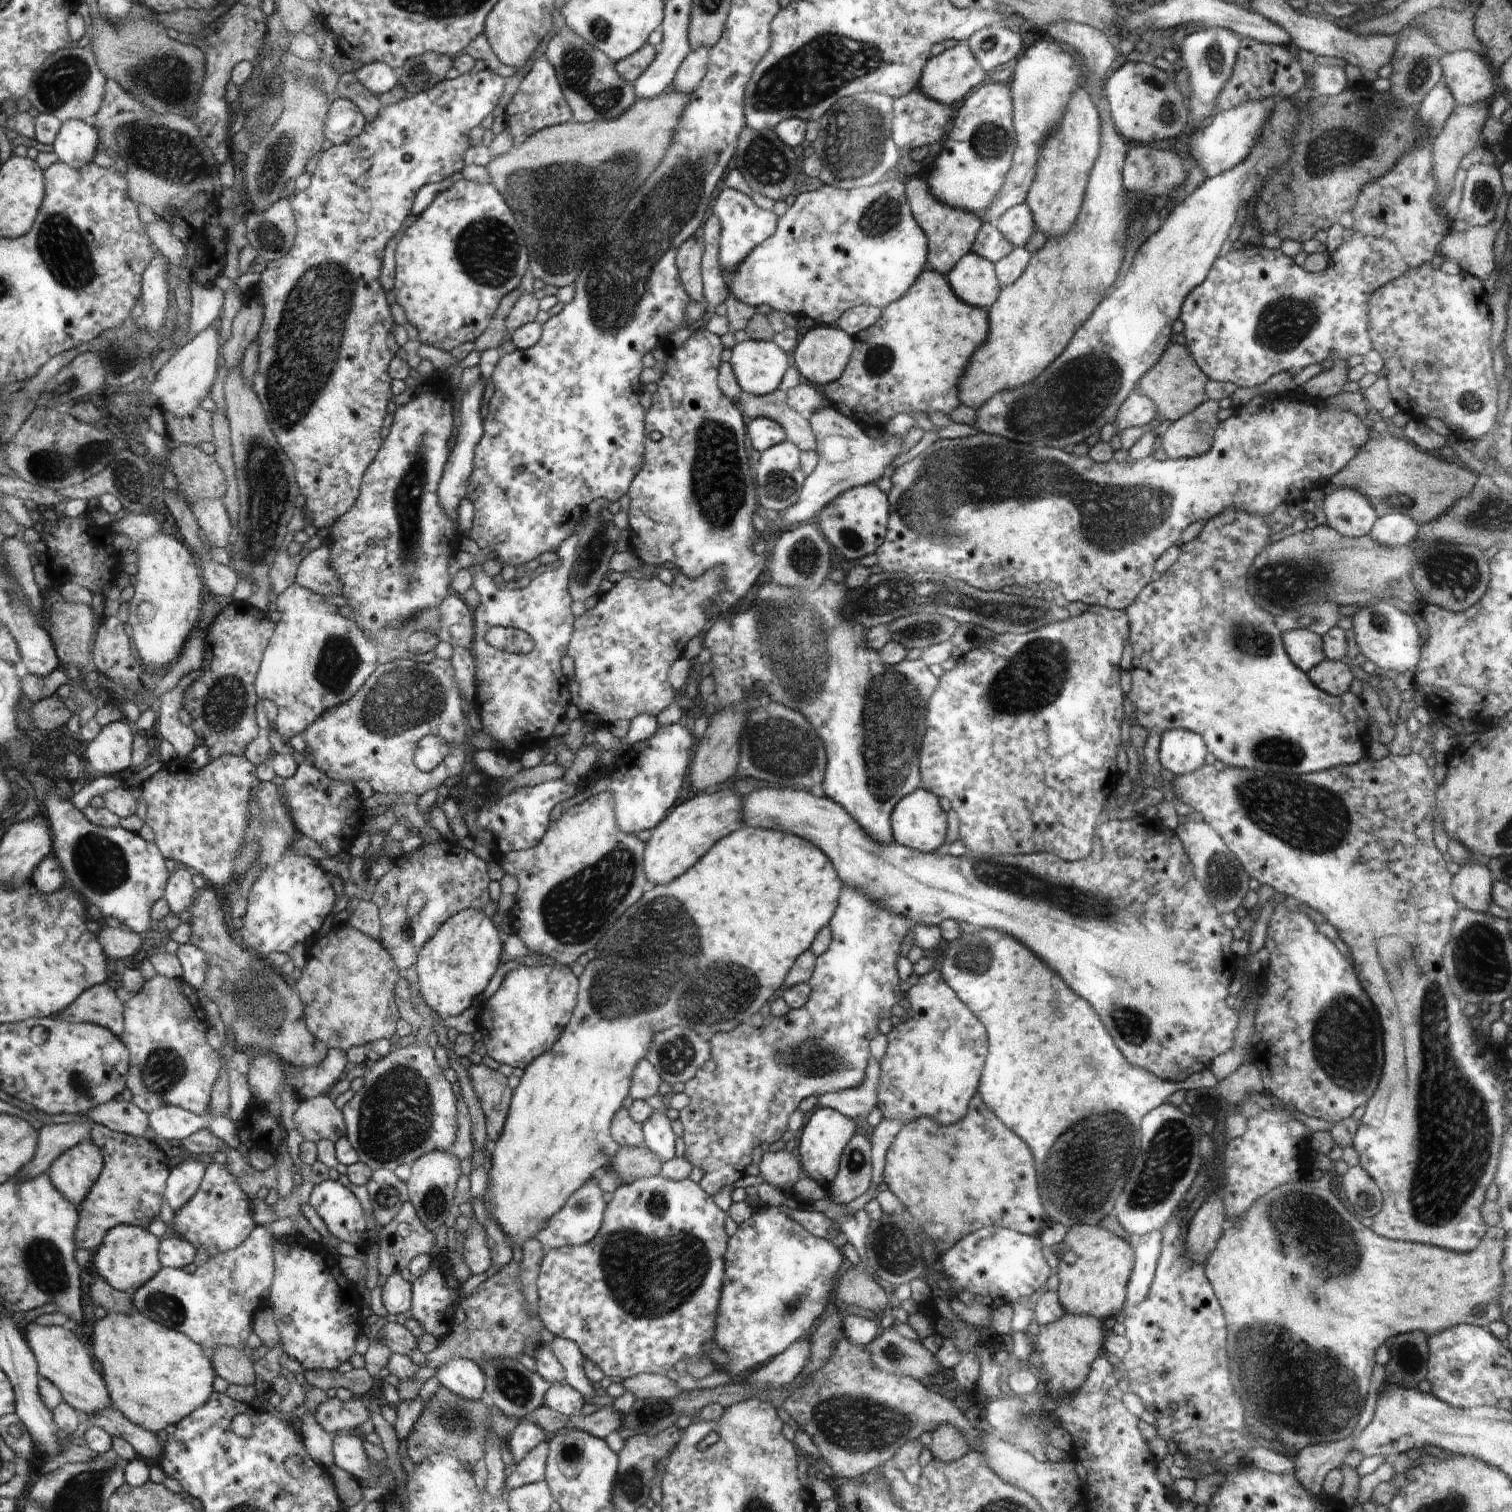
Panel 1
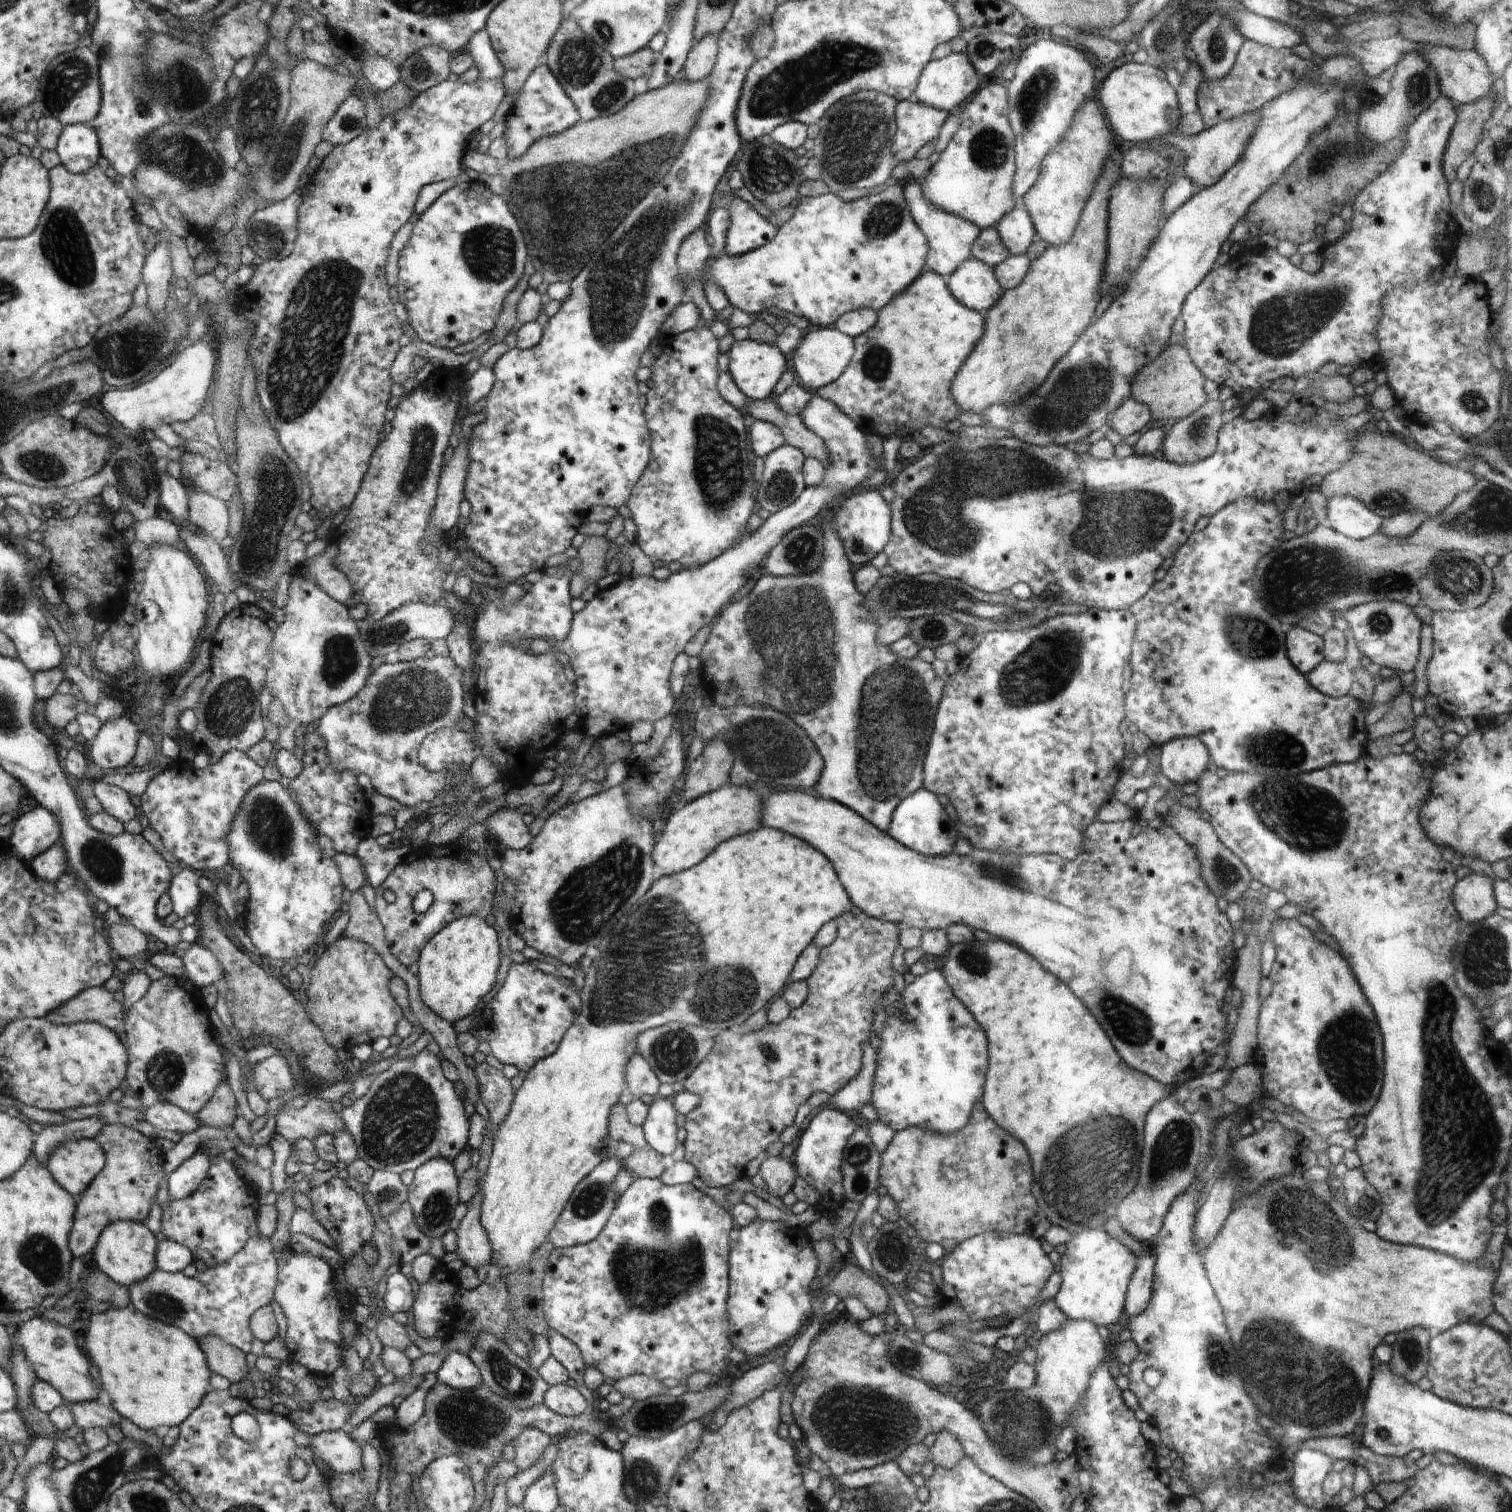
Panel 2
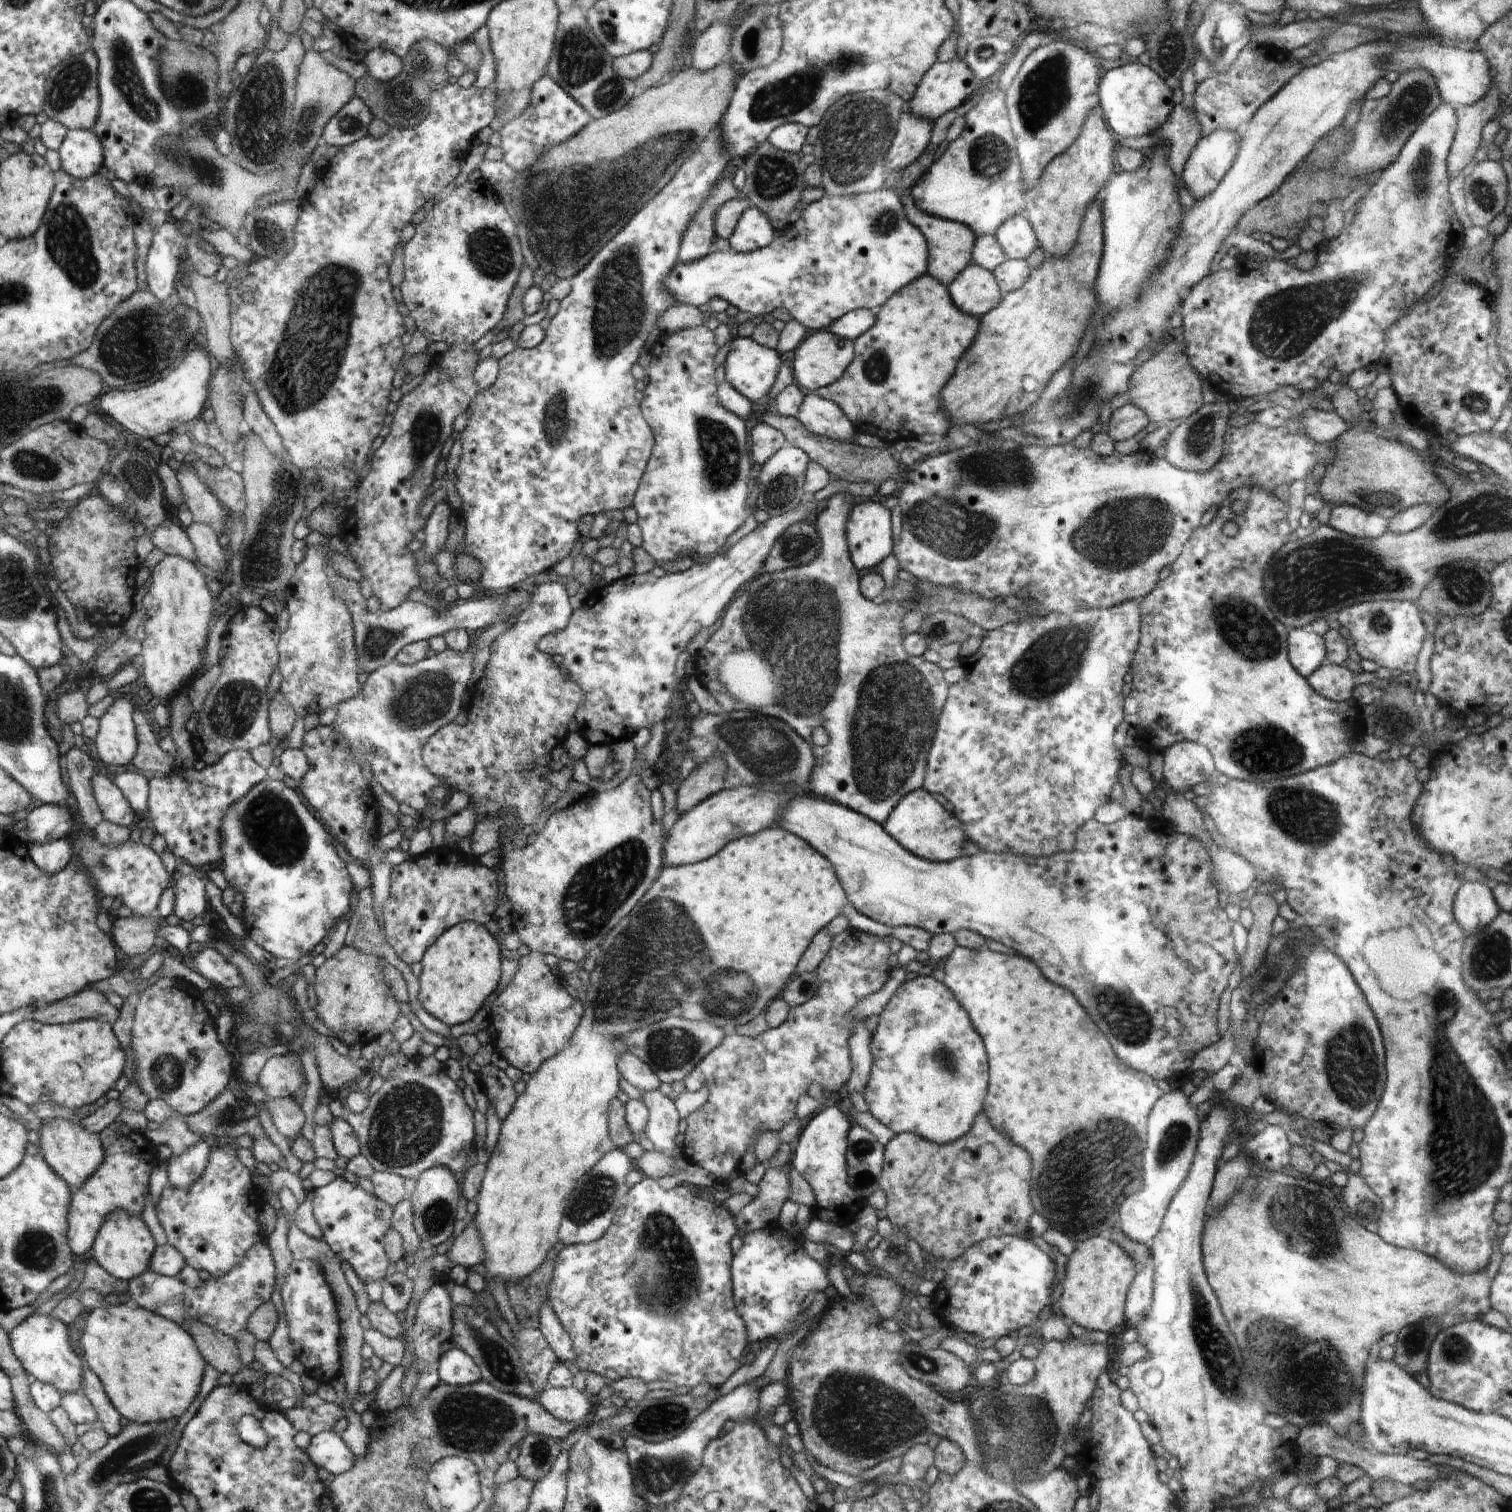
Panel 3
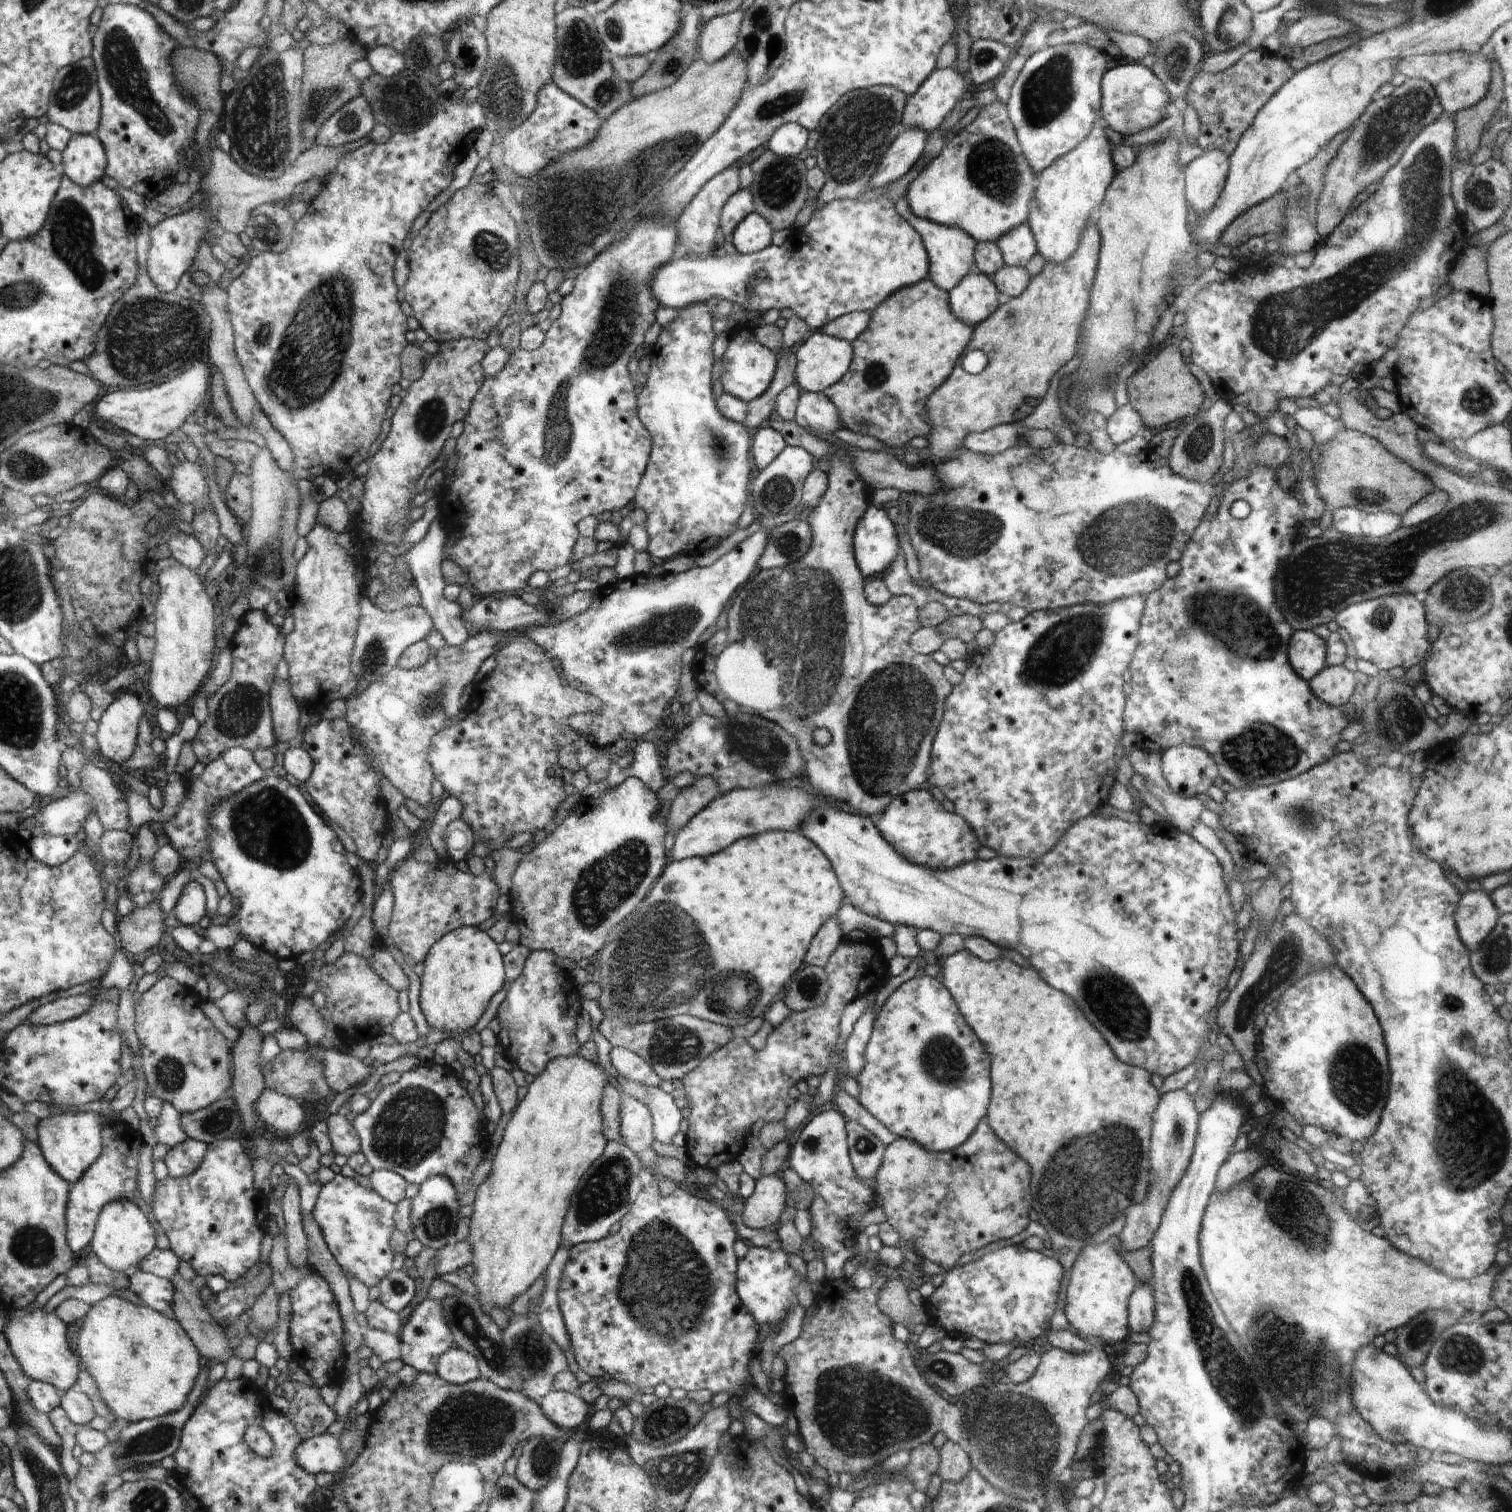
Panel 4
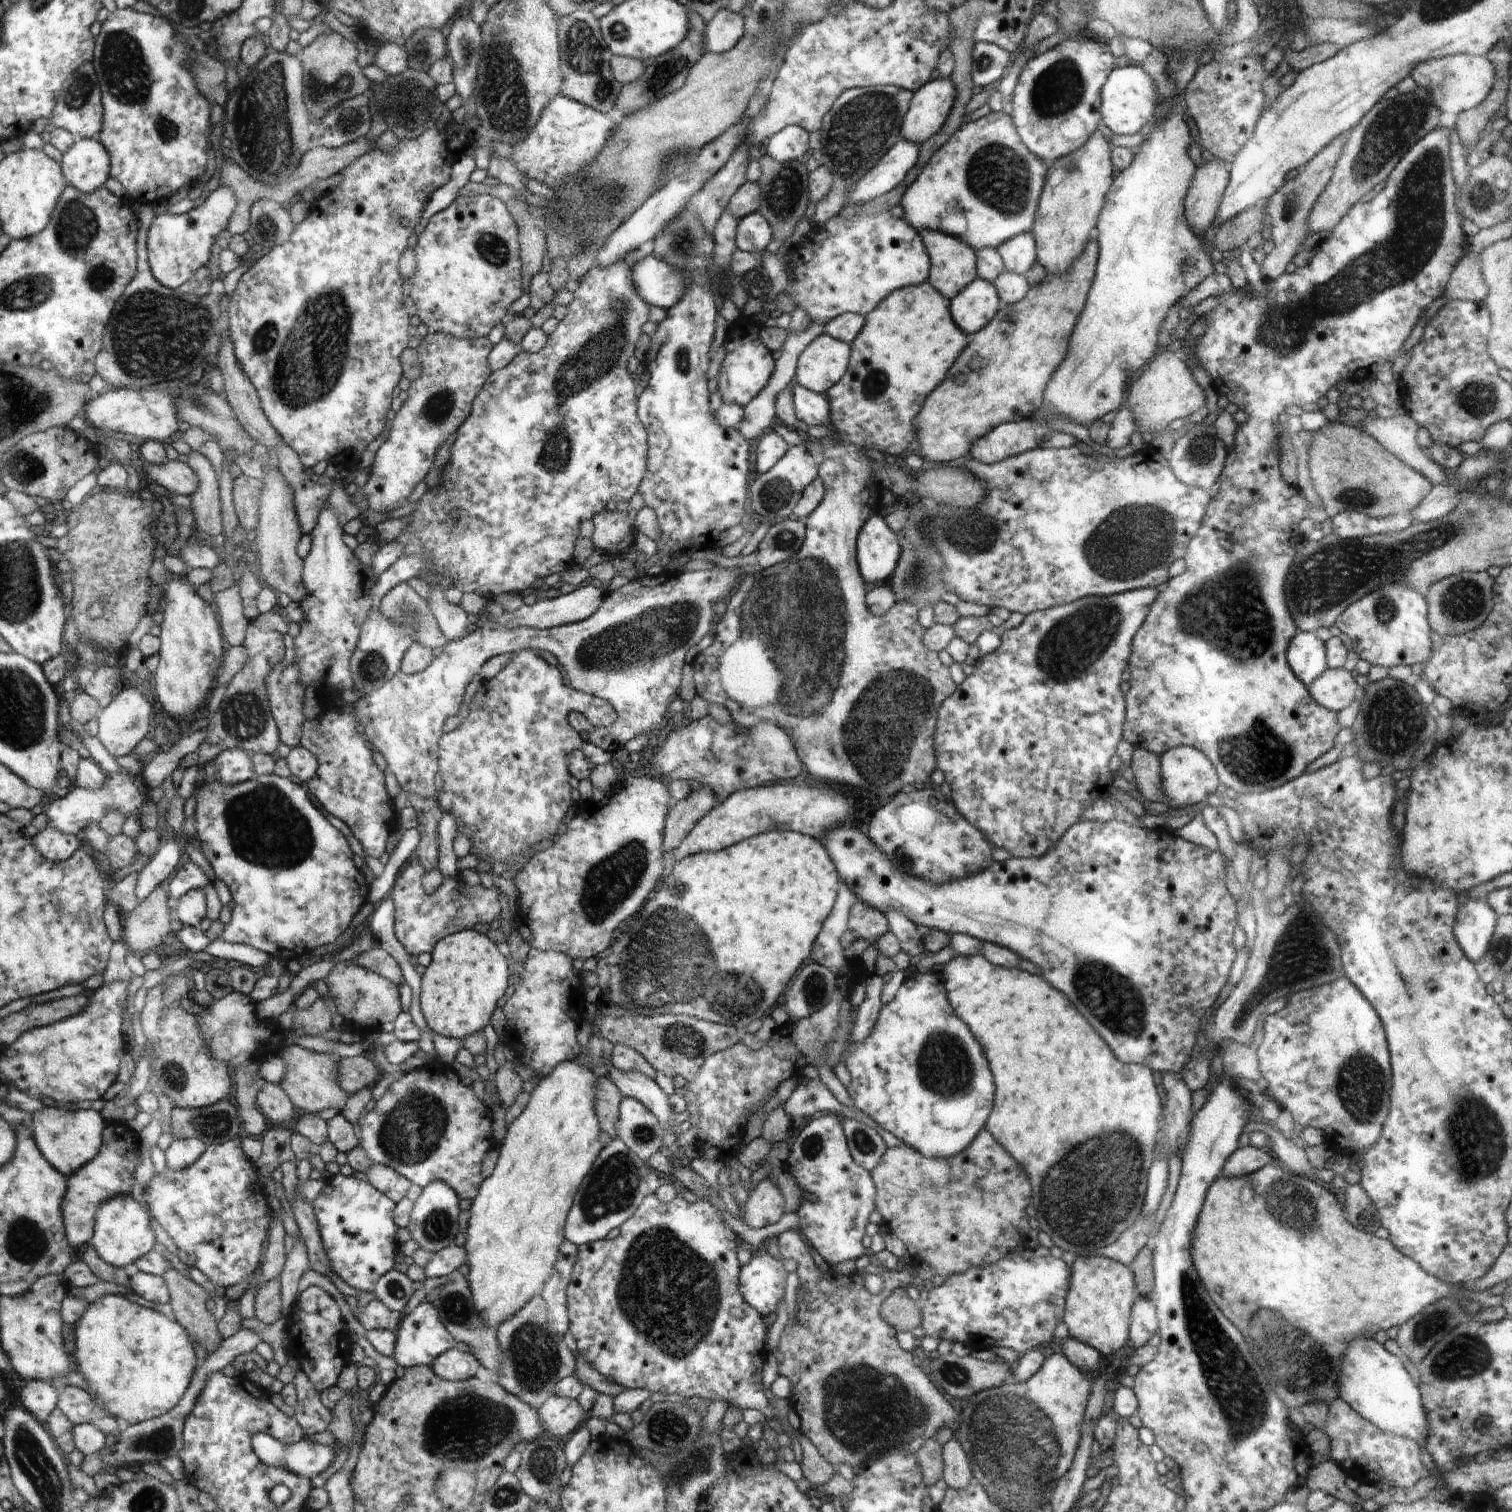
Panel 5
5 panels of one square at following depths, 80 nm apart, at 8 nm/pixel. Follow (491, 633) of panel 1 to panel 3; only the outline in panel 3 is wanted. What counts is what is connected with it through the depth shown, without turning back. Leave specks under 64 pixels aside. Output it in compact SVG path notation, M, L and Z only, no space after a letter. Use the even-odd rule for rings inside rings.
M817 392L806 393L795 417L806 430L835 441L852 443L851 439L856 433L842 409ZM812 502L802 510L793 509L783 515L771 516L721 556L703 564L696 563L688 570L666 573L662 577L656 577L651 572L634 573L620 576L612 584L597 586L590 591L584 606L573 609L563 631L540 638L541 649L547 654L560 654L564 658L565 668L572 674L572 680L587 694L584 706L576 713L576 722L590 744L612 744L624 737L631 737L641 729L651 729L652 726L660 726L660 722L668 722L669 715L672 714L672 702L677 703L674 696L677 691L683 690L684 686L677 685L675 664L678 655L685 650L688 640L696 636L702 628L712 626L722 616L736 590L744 586L746 580L752 580L758 574L771 548L783 532L792 523L802 521L815 507L816 502Z

